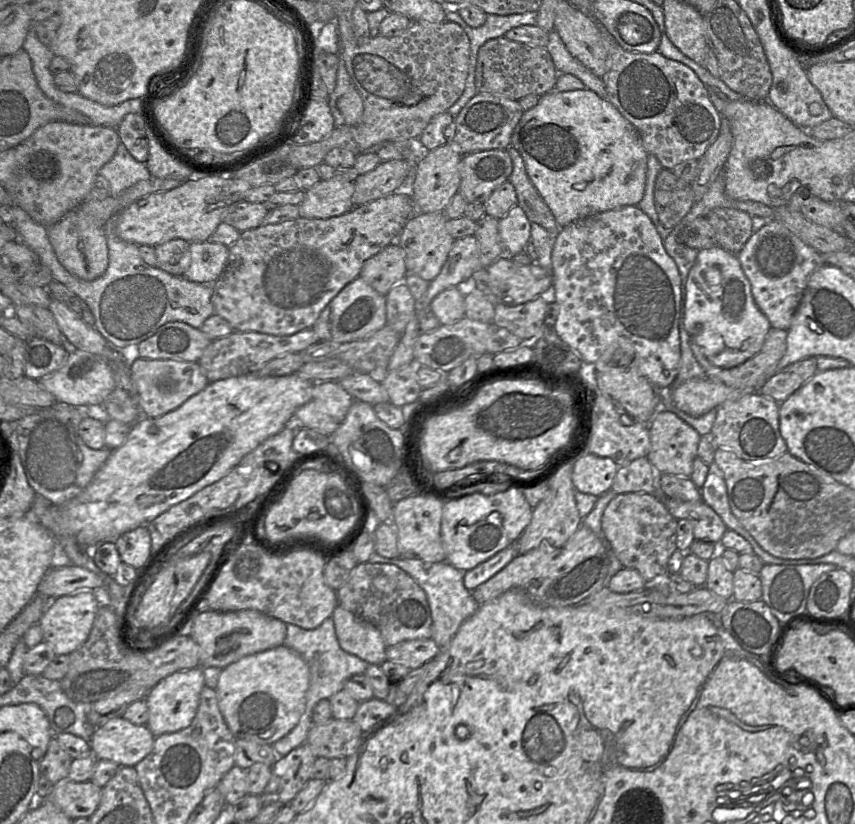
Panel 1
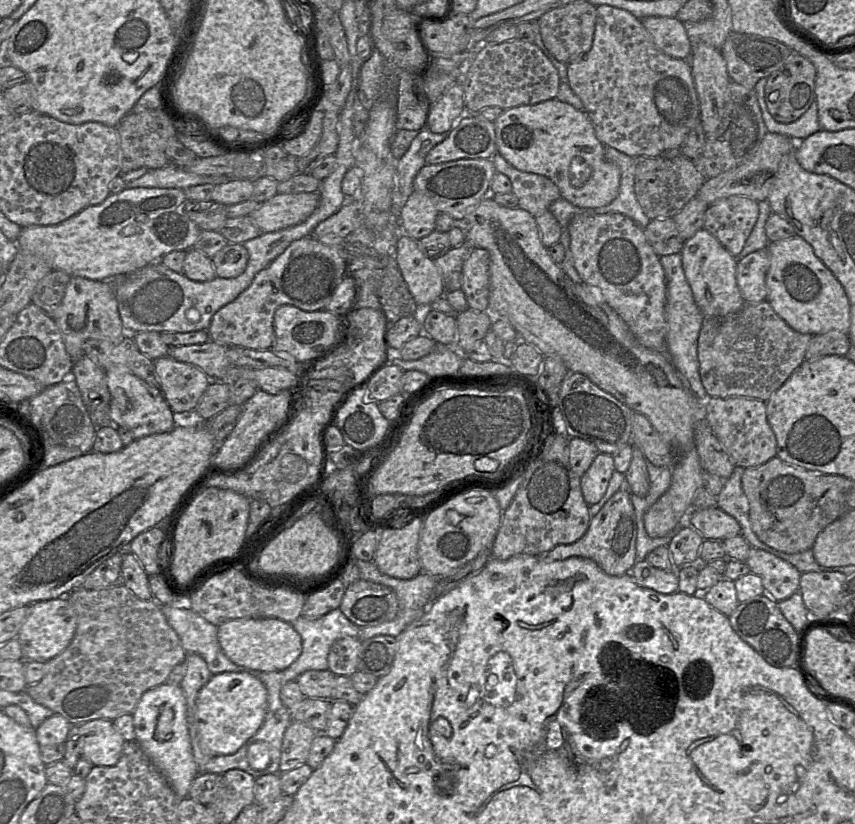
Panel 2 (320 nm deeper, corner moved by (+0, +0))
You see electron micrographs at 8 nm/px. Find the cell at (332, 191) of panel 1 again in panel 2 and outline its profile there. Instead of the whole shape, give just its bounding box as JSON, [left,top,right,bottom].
[249,192,319,233]

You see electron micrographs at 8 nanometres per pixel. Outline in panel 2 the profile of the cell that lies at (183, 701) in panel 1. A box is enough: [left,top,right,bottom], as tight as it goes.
[133,683,198,799]

